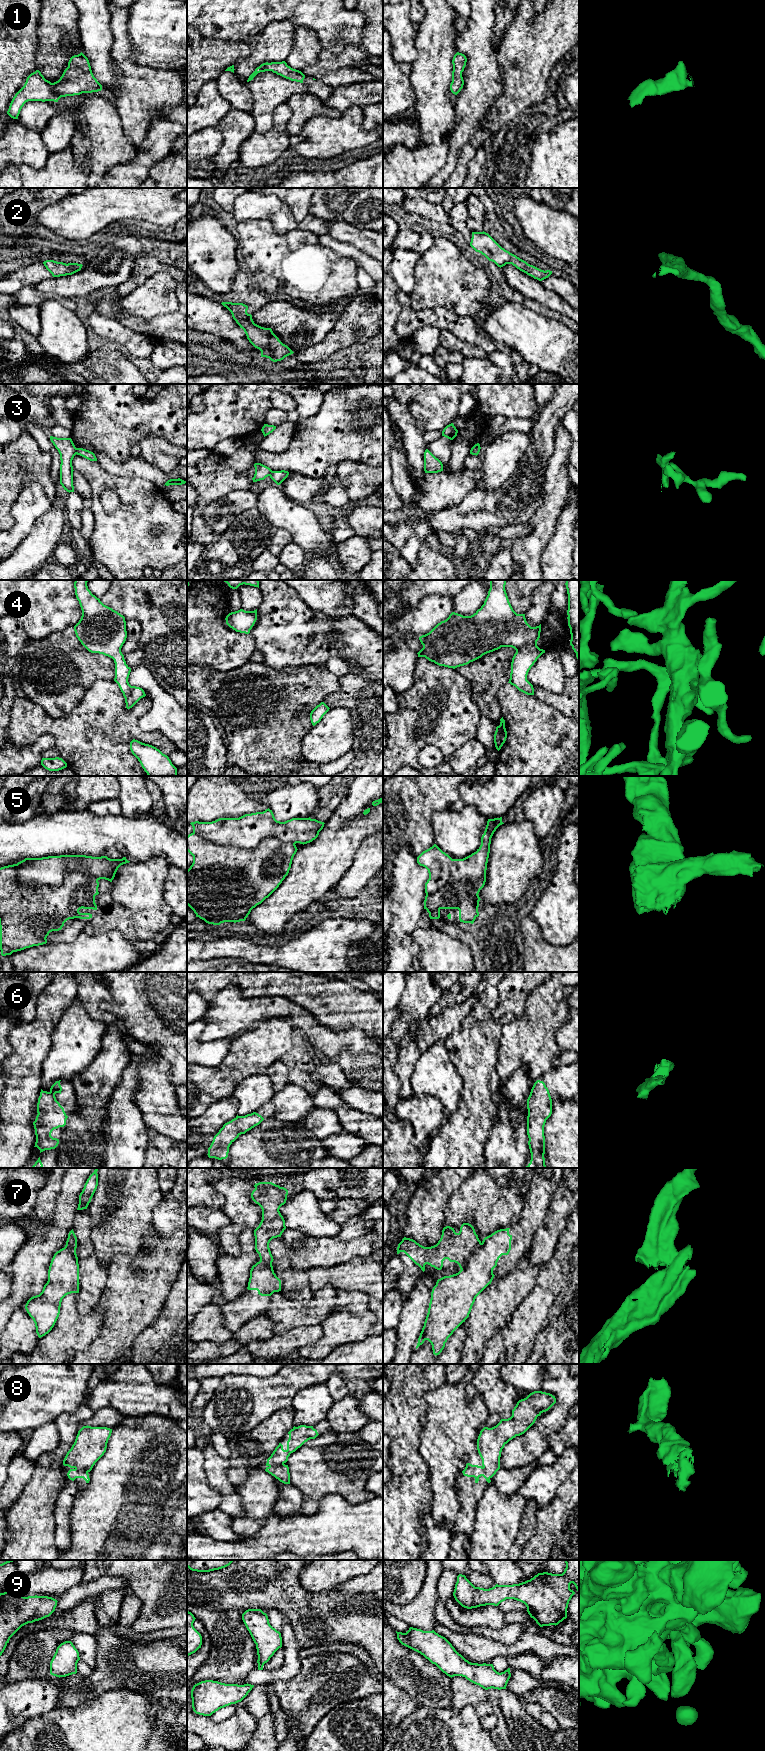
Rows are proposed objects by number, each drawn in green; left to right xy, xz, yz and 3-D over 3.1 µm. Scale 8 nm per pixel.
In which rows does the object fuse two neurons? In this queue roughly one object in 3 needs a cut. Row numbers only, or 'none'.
3, 5, 7

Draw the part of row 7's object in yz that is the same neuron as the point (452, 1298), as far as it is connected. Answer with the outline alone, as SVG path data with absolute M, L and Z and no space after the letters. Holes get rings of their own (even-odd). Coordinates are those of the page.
M509 1229L485 1237L458 1273L437 1280L416 1349L428 1340L434 1355L442 1352L448 1338L469 1317L476 1297L491 1284L499 1258L509 1254Z

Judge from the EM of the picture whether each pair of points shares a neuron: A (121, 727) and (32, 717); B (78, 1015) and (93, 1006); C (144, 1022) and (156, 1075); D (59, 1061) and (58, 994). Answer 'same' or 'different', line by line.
A: same
B: different
C: different
D: different

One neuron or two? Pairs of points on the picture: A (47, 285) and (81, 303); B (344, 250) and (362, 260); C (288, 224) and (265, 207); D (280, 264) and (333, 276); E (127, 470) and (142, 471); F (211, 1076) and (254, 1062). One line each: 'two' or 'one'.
A: two
B: one
C: one
D: one
E: one
F: one

